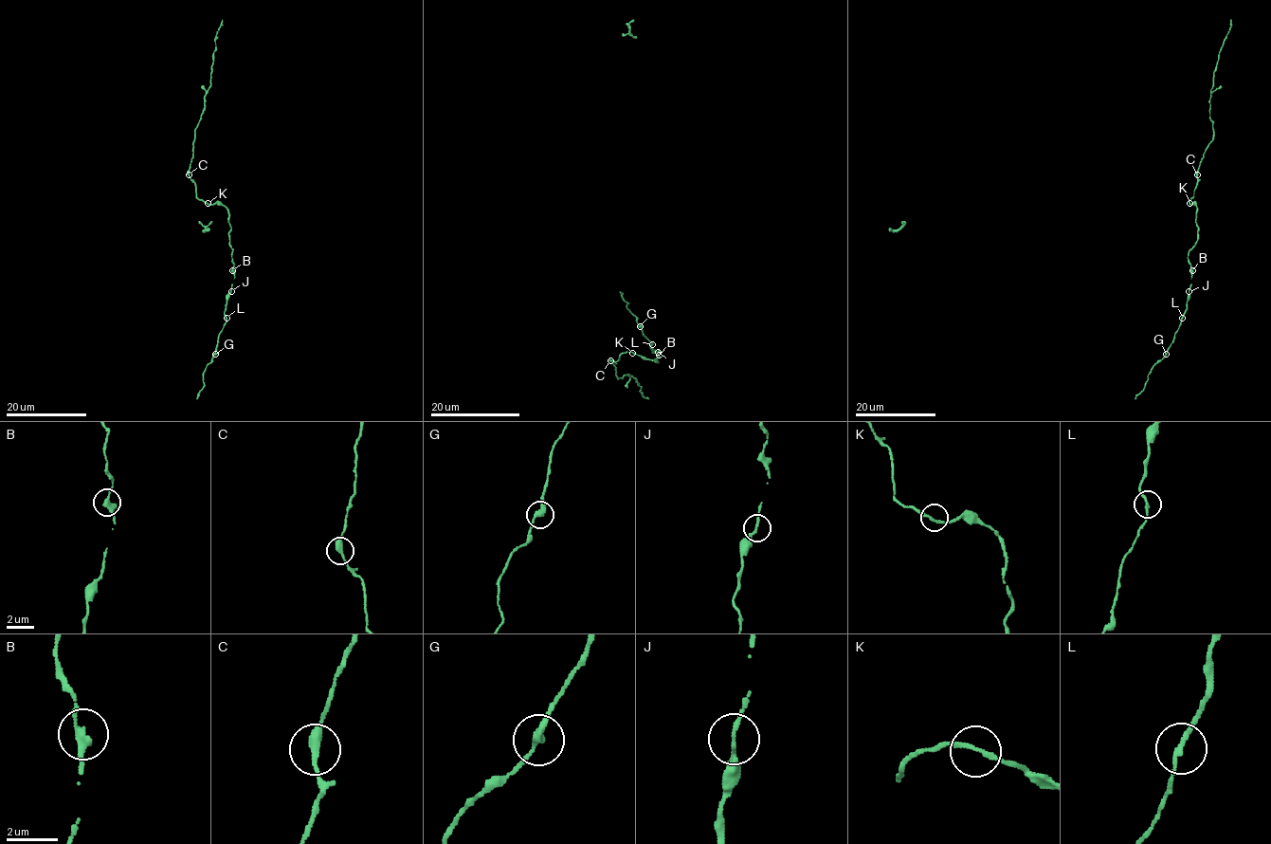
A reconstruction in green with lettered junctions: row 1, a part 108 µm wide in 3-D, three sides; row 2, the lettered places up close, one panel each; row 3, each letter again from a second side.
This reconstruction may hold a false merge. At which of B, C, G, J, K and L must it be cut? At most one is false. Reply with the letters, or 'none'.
none

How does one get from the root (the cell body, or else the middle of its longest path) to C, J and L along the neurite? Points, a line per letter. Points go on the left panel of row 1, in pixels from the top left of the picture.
C: (208, 204), (197, 198), (196, 184), (189, 174)
J: (208, 204), (220, 204), (228, 210), (231, 228), (229, 246), (234, 265), (231, 291)
L: (208, 204), (224, 206), (229, 215), (229, 246), (232, 249), (234, 279), (224, 312), (226, 318)

